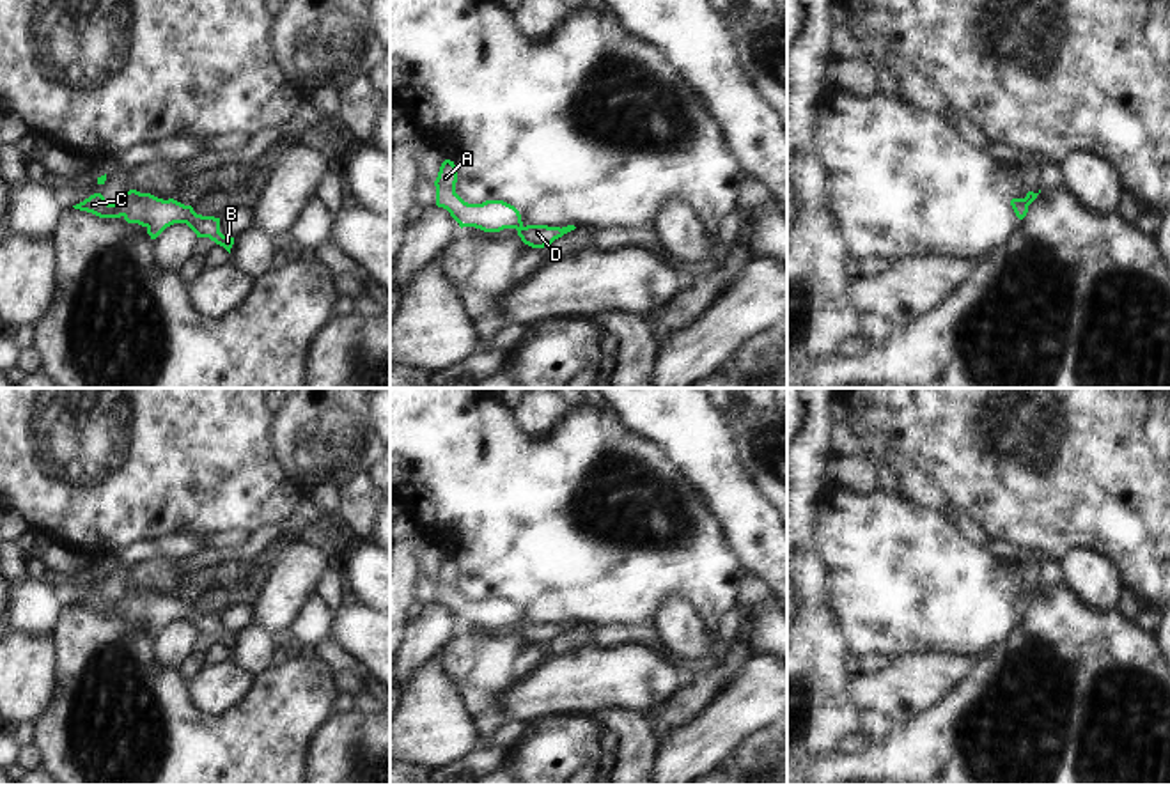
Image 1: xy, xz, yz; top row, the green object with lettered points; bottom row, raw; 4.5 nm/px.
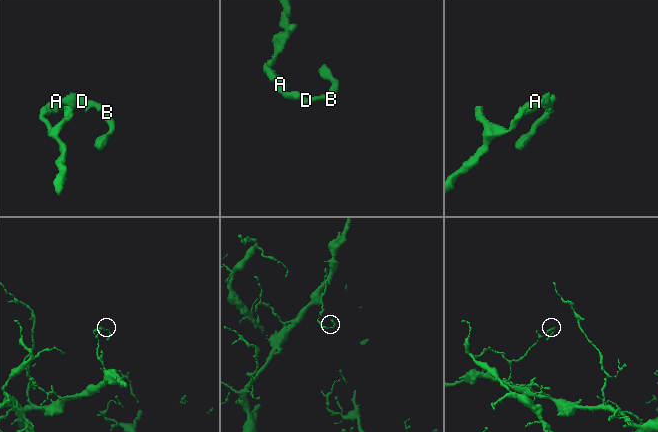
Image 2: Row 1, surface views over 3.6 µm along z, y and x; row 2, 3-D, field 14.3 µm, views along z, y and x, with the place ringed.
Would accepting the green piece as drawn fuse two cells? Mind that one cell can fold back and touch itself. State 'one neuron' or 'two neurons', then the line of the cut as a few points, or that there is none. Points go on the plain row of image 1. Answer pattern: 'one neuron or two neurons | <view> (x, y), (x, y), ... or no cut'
one neuron | no cut

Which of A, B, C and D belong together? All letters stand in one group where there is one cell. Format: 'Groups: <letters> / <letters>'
Groups: A B C D.

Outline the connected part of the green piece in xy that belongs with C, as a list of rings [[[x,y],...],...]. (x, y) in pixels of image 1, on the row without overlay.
[[[136,587],[126,588],[115,601],[108,601],[101,590],[94,590],[73,604],[92,610],[99,615],[122,613],[128,620],[145,624],[151,636],[156,636],[174,620],[186,620],[197,634],[209,634],[229,650],[234,641],[234,634],[220,629],[220,615],[197,611],[191,602],[184,602],[174,595],[163,597]]]

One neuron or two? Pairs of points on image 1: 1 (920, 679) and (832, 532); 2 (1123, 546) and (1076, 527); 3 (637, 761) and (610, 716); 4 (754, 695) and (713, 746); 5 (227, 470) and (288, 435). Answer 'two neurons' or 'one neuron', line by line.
1: two neurons
2: one neuron
3: one neuron
4: one neuron
5: two neurons

